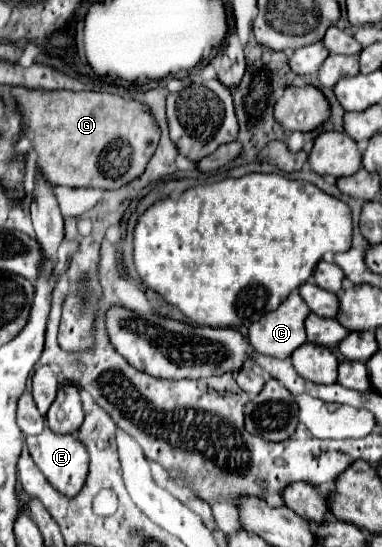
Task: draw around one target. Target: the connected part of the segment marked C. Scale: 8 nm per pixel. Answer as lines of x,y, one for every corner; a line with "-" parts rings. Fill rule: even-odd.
291,292
289,298
249,328
249,342
255,352
273,356
279,360
289,358
301,344
307,342
303,320
311,314
299,292

